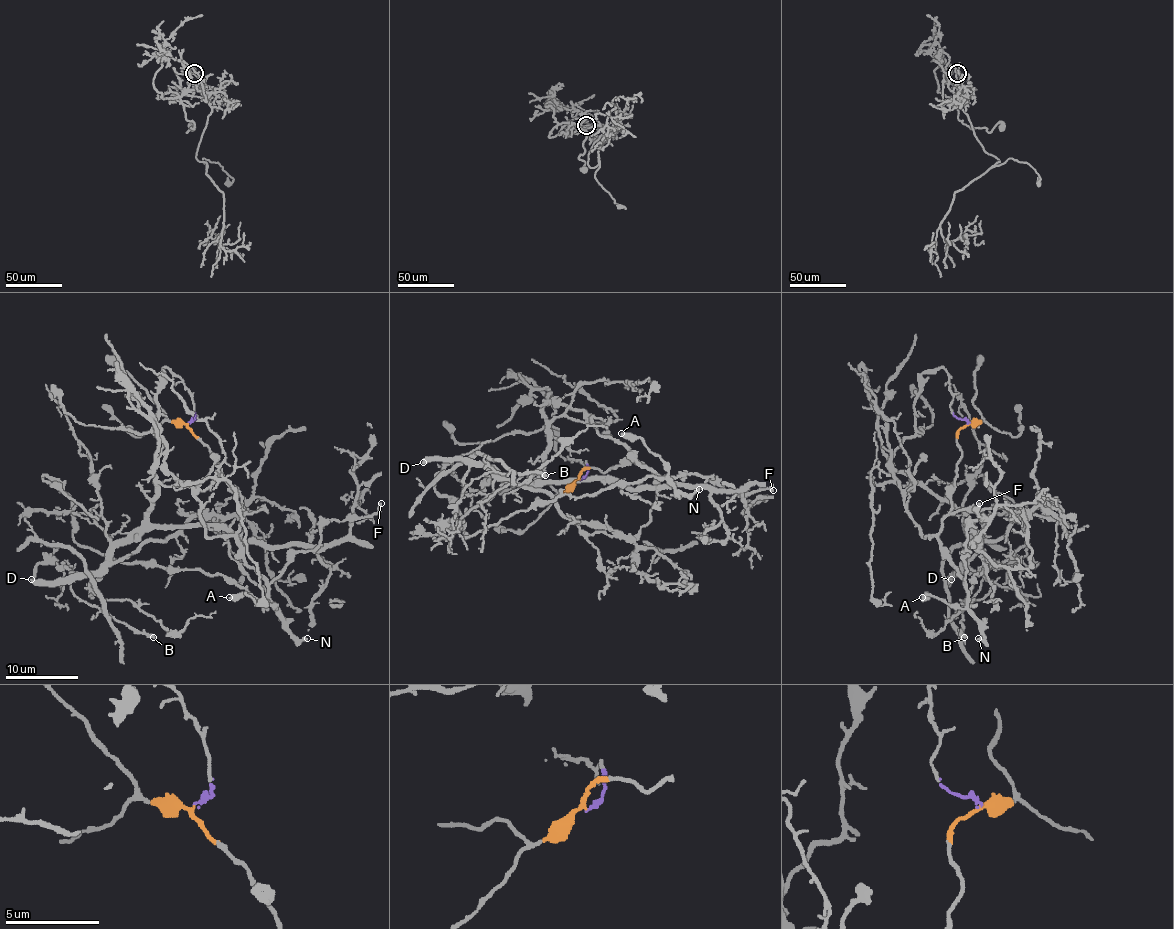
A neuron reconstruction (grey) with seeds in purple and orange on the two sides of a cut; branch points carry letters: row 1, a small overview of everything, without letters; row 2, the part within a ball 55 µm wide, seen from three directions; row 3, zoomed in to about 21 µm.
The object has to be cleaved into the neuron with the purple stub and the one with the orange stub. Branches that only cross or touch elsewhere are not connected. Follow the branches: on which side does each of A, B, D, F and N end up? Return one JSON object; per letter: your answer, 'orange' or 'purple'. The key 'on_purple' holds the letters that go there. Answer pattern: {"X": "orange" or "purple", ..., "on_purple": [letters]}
{"A": "orange", "B": "purple", "D": "purple", "F": "orange", "N": "orange", "on_purple": ["B", "D"]}

